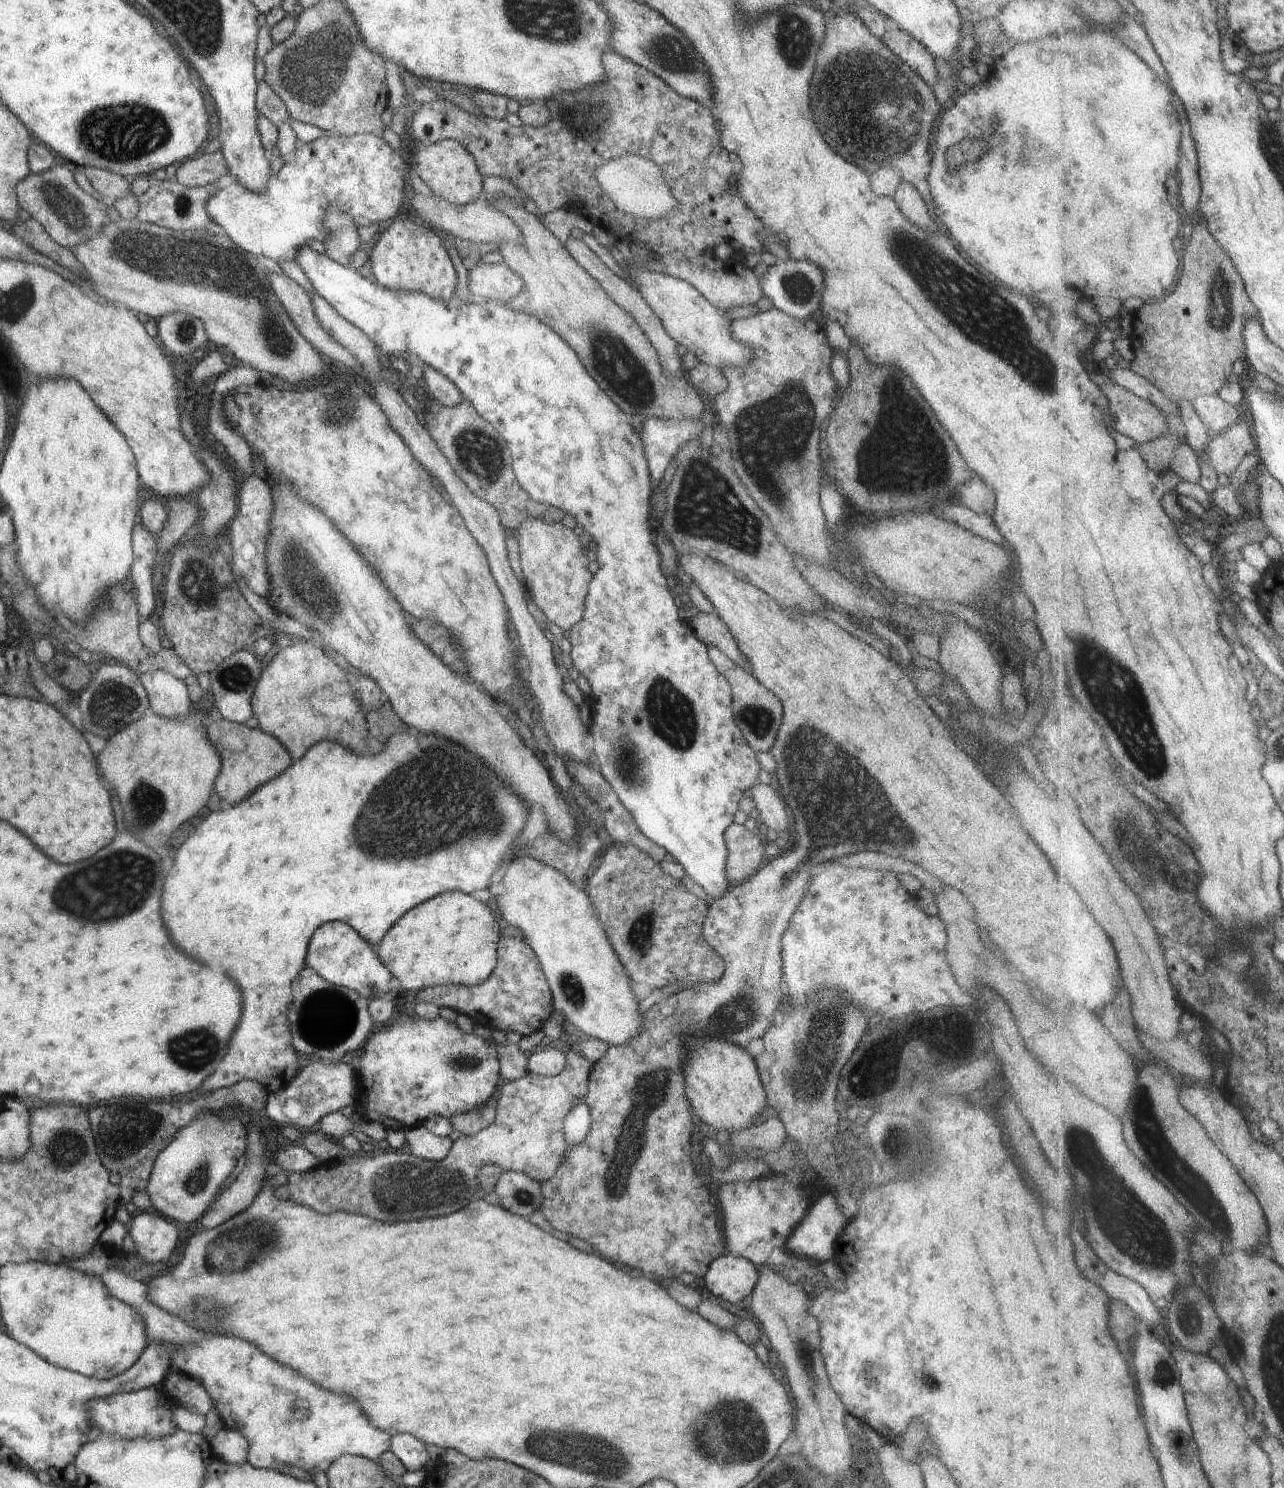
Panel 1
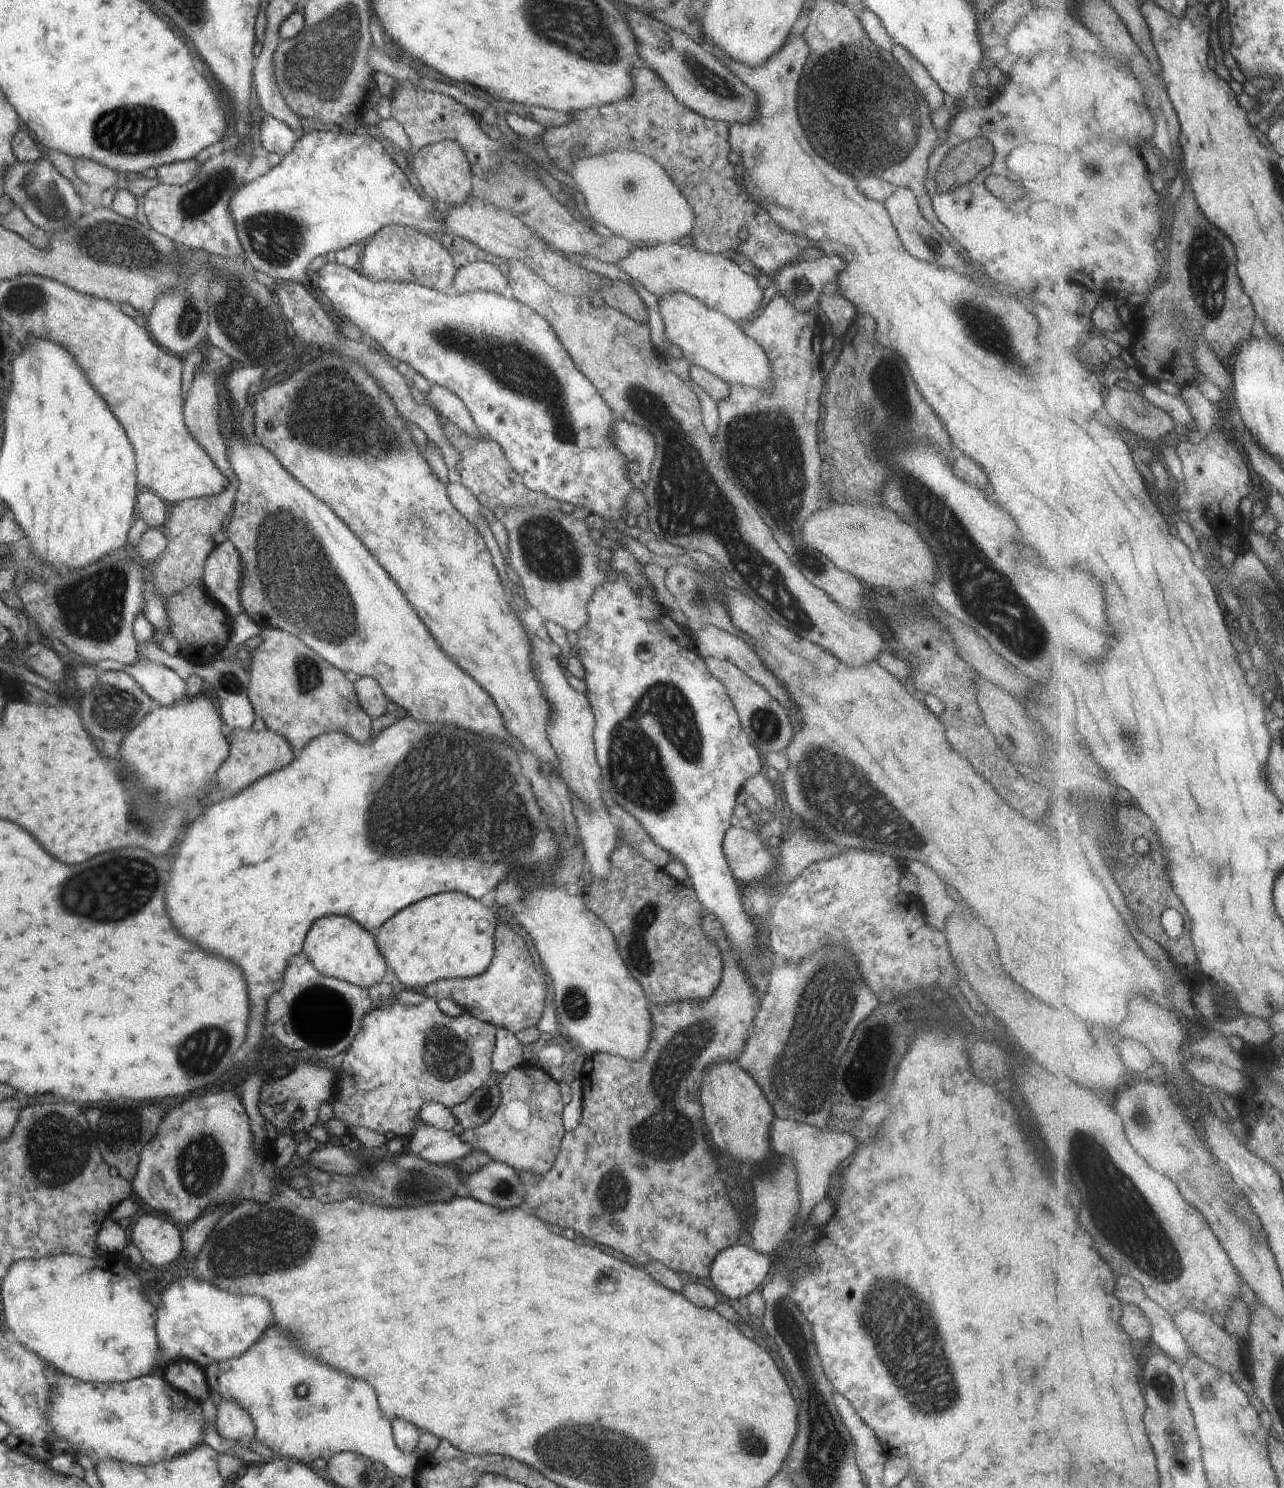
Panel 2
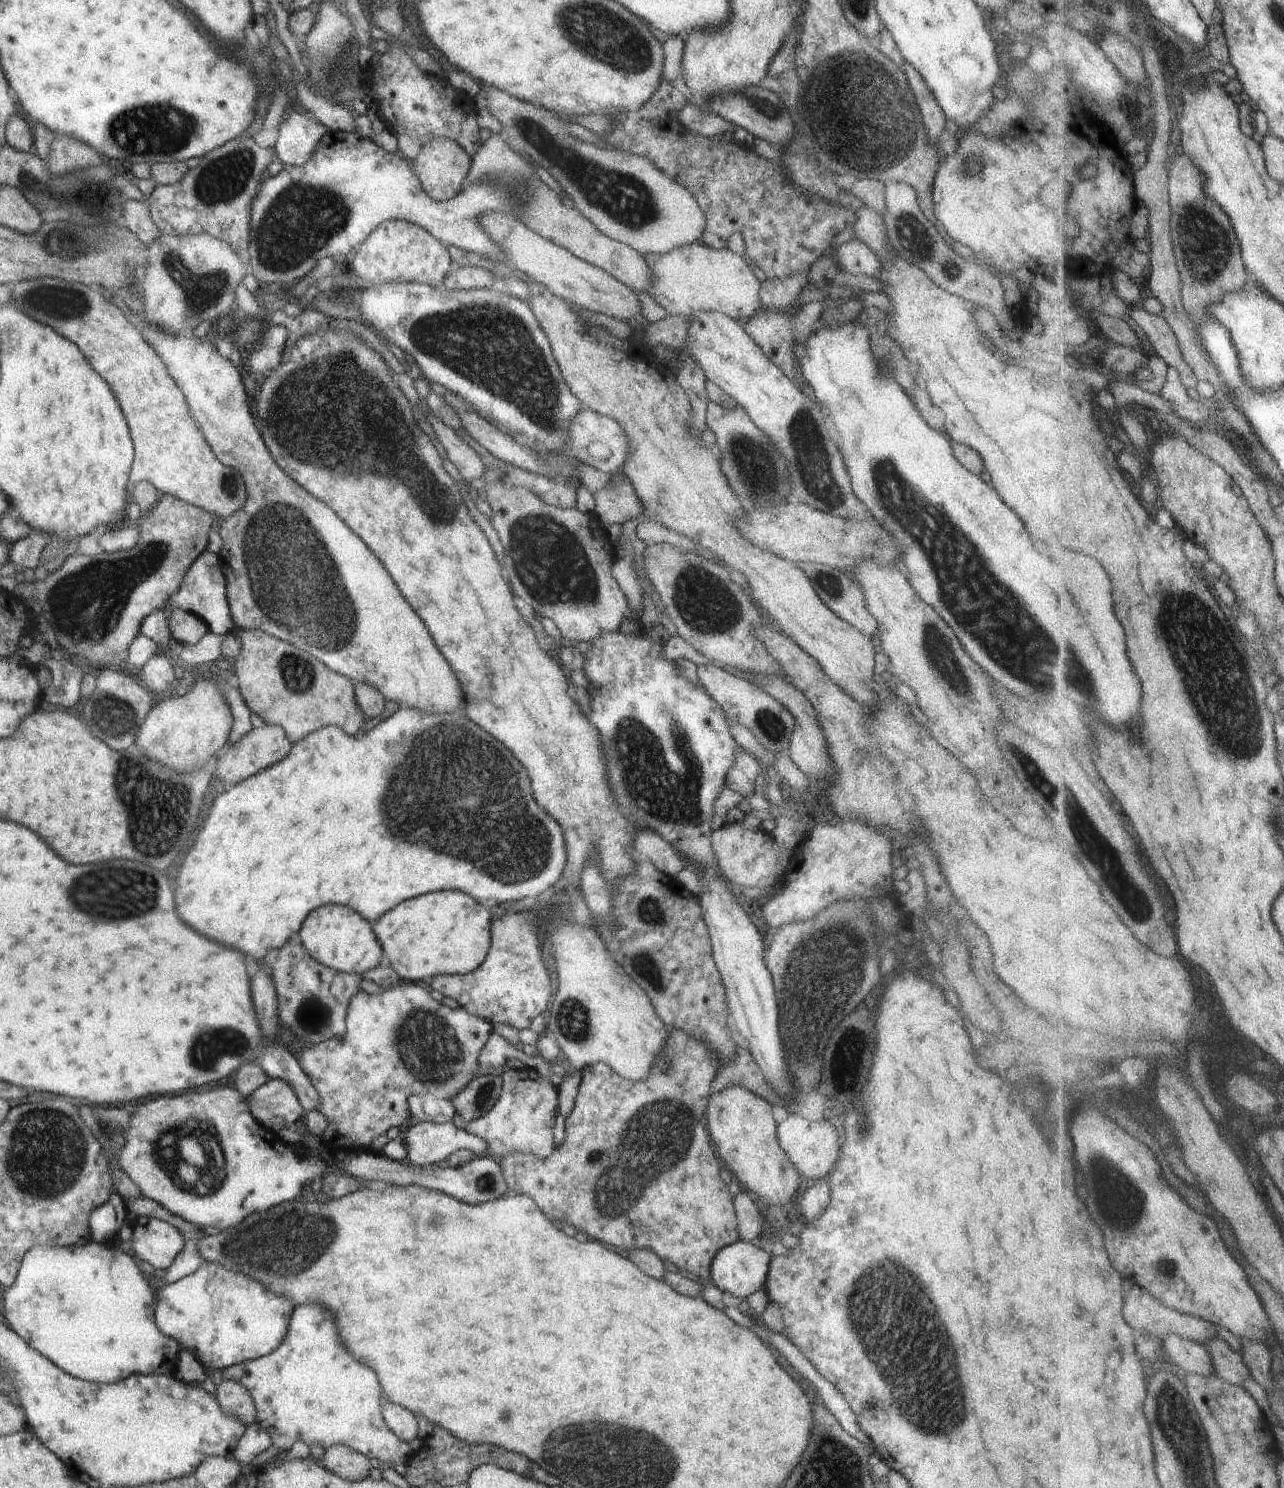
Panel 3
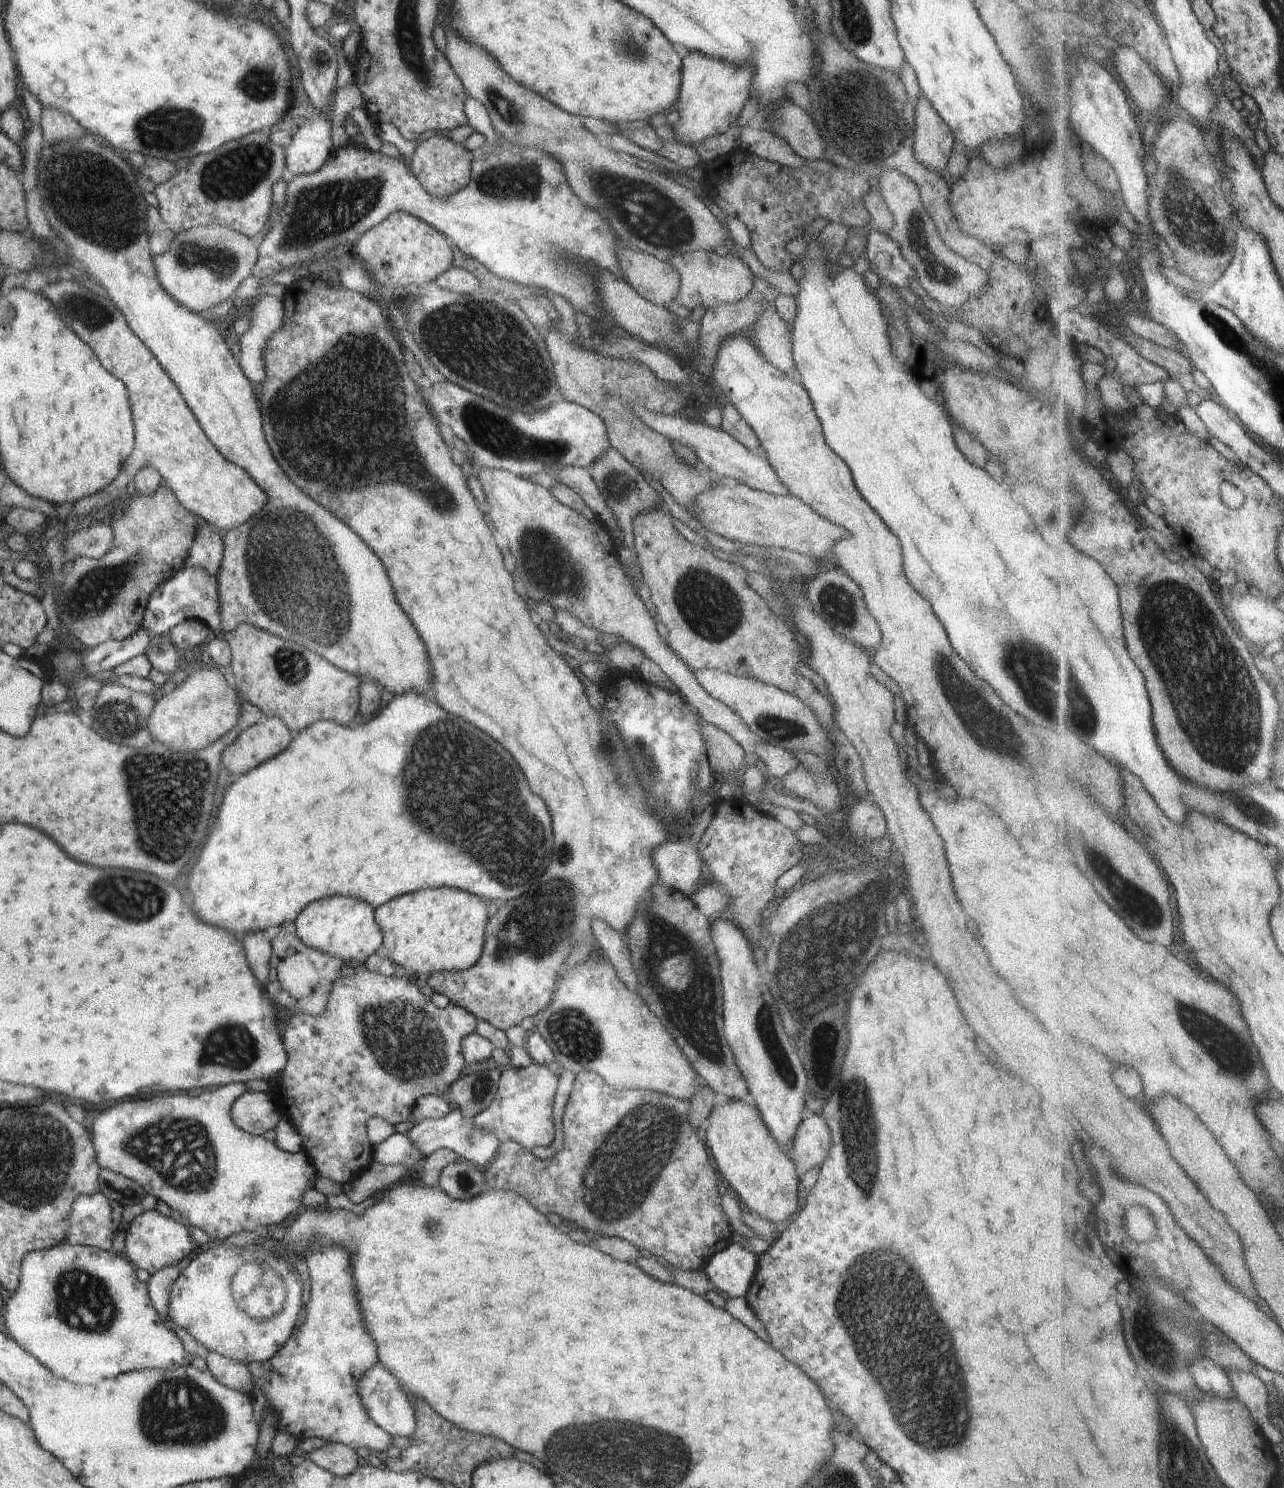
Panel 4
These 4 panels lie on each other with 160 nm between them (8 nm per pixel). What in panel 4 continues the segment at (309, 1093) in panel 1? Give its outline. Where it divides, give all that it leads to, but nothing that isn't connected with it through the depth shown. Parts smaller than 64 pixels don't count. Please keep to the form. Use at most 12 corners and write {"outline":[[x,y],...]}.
{"outline":[[246,1091],[231,1108],[235,1125],[256,1136],[281,1112],[271,1091]]}

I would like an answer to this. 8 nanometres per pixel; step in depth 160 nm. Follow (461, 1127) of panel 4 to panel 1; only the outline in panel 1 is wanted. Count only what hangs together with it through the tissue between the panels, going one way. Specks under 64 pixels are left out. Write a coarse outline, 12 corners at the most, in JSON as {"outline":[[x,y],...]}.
{"outline":[[423,1124],[404,1131],[404,1149],[444,1160],[453,1143]]}

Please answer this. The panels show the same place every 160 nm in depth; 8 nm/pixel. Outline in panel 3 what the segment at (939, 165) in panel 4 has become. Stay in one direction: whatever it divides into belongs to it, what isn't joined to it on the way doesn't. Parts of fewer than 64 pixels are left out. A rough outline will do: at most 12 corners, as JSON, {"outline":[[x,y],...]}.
{"outline":[[908,61],[902,70],[915,96],[927,139],[937,146],[947,116]]}

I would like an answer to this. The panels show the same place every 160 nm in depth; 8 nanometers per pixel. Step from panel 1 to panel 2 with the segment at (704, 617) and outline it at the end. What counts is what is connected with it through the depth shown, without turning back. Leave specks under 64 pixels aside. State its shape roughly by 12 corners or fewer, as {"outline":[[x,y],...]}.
{"outline":[[706,625],[692,631],[705,660],[737,666],[767,690],[794,720],[783,686],[741,638]]}

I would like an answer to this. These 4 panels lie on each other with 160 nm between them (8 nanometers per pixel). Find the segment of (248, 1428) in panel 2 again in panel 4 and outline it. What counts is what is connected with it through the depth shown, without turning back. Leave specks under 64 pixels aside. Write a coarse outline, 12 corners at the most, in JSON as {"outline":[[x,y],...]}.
{"outline":[[212,1351],[205,1359],[219,1383],[251,1394],[247,1365]]}

